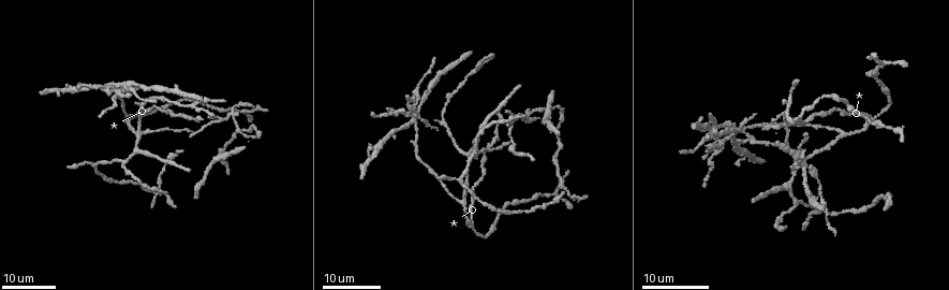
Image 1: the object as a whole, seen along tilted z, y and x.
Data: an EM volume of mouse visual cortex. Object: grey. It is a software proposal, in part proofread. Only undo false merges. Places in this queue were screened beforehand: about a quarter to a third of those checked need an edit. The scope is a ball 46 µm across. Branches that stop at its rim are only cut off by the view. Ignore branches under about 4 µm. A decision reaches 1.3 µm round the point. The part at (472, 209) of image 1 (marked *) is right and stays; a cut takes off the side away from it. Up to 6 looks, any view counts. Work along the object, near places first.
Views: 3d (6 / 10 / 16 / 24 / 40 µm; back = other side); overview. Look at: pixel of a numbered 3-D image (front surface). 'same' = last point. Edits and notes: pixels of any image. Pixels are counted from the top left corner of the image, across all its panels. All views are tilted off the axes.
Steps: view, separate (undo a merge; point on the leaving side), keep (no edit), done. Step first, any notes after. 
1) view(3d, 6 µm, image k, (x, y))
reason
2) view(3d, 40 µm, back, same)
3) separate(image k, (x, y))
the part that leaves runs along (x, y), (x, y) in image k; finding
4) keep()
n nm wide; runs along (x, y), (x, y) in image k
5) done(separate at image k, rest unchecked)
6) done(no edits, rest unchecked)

view(3d, 16 µm, image 1, (470, 227))
side arm on a straight run

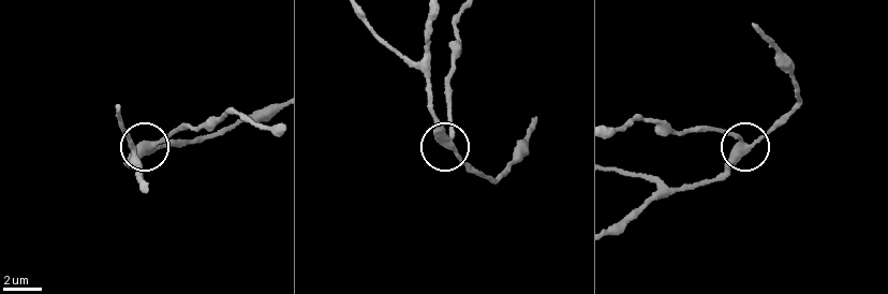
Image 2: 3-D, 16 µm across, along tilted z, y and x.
view(3d, 6 µm, image 2, (452, 144))

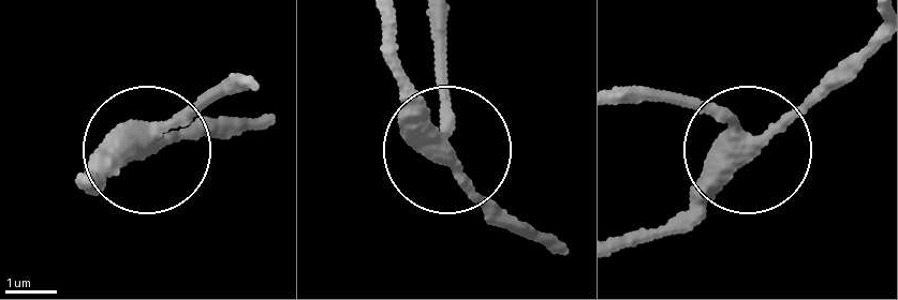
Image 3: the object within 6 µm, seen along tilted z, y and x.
view(3d, 6 µm, back, image 3, (754, 141))

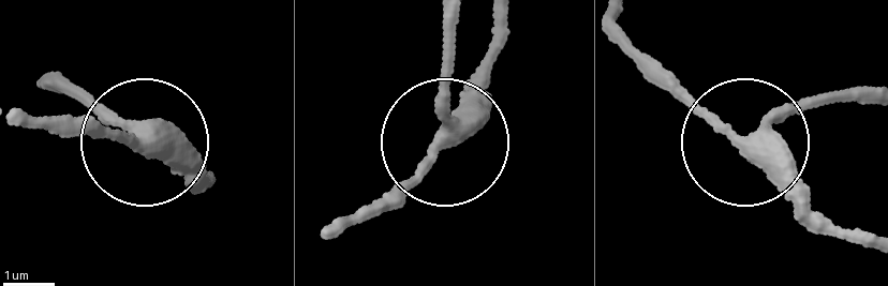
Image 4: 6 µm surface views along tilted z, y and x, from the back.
keep()
280 nm wide; runs along (873, 94), (769, 117), (745, 137), (662, 74) in image 4; continuous, no second cell

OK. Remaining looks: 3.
view(3d, 24 µm, image 1, (817, 211))
three arms meet

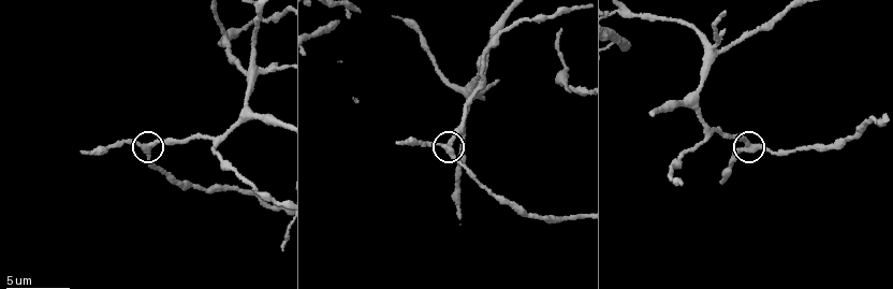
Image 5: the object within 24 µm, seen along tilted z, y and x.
view(3d, 10 µm, image 5, (144, 148))
closer look

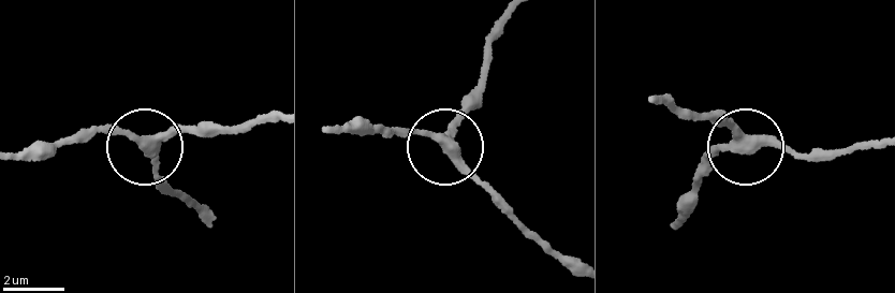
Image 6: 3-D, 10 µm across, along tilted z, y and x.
view(3d, 6 µm, image 6, (145, 147))

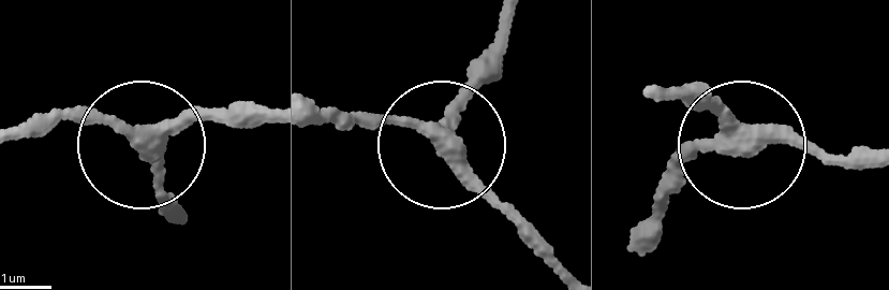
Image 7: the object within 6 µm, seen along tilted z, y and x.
keep()
runs along (678, 96), (727, 112), (739, 134), (667, 176) in image 7; one cell here

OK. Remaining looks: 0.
done(no edits, rest unchecked)

